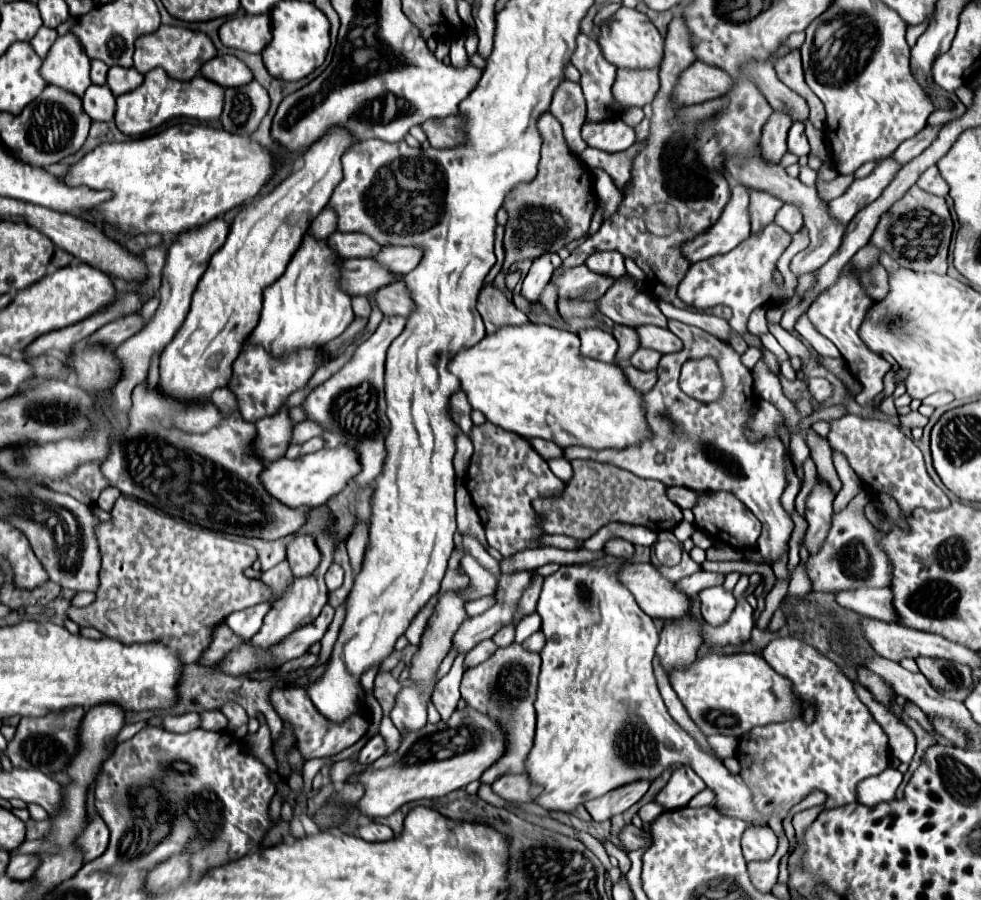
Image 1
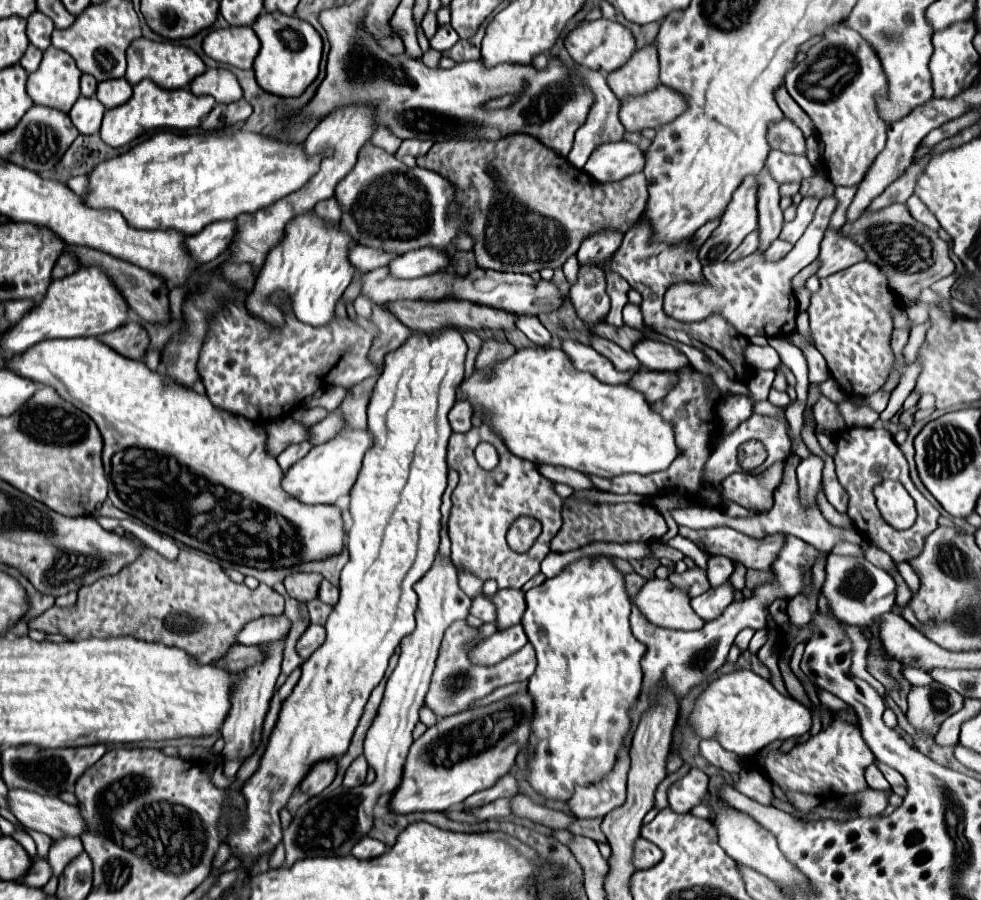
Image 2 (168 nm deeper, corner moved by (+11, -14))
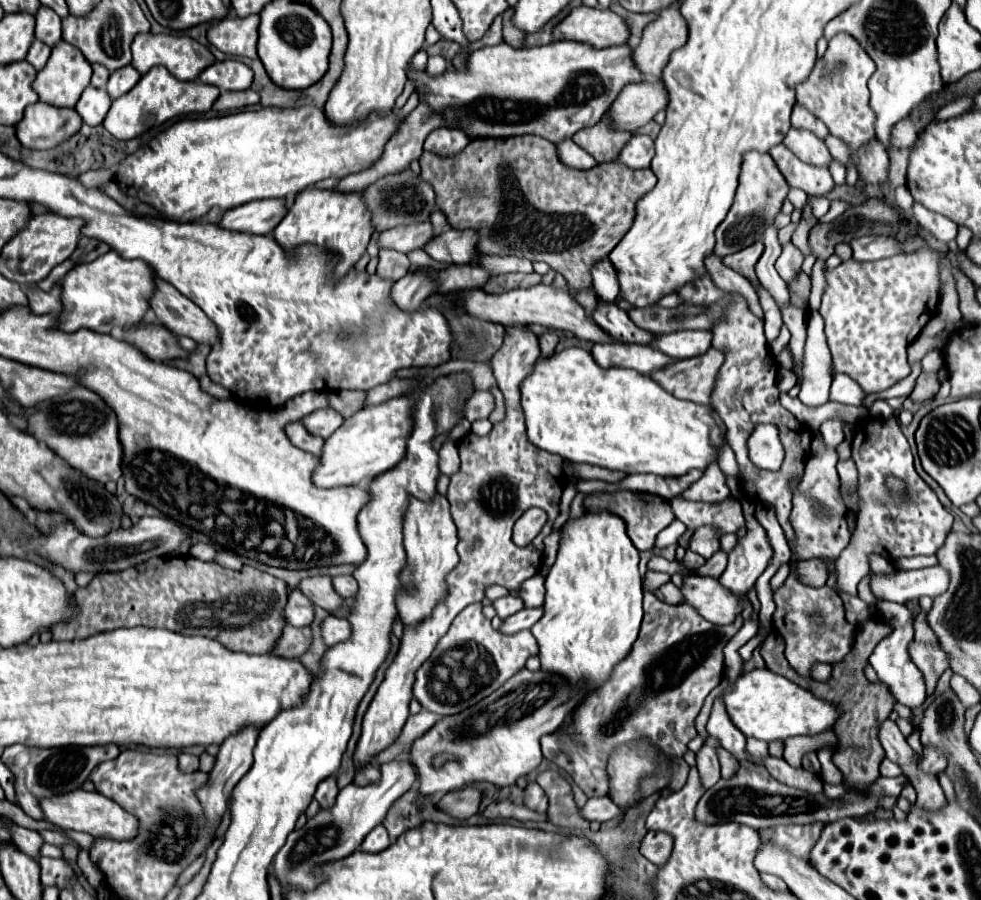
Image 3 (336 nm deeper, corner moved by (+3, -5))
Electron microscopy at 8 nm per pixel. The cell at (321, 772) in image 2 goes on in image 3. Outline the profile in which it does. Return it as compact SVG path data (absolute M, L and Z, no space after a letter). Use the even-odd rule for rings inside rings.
M335 775L323 779L319 785L317 785L317 791L315 791L315 799L319 801L321 807L331 807L331 803L335 803L335 795L339 793L339 787L337 787L337 779Z

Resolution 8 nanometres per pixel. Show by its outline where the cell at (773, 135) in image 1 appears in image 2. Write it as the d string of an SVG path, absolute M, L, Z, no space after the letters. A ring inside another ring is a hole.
M763 168L757 174L759 182L759 252L767 250L771 240L779 238L783 226L783 212L779 208L779 184Z

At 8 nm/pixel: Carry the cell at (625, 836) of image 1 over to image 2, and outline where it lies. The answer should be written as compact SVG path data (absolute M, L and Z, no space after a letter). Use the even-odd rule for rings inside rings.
M639 838L639 840L635 842L633 866L635 866L637 870L647 870L647 868L655 866L659 860L661 860L661 850L659 850L655 844L647 842L645 838Z

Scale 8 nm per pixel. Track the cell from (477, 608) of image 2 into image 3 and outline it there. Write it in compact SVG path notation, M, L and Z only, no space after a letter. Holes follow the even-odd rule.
M507 595L507 597L495 599L491 605L495 607L495 611L497 611L497 615L499 615L501 619L507 619L509 615L517 613L519 609L523 609L523 601L521 601L517 595Z

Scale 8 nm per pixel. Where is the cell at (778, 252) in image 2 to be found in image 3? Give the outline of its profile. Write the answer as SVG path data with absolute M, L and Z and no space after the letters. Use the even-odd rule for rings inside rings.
M789 241L789 243L783 245L783 253L779 255L779 259L777 259L777 263L775 263L775 269L777 269L777 273L779 273L785 281L791 281L791 279L797 275L797 271L801 269L801 263L803 263L801 251Z

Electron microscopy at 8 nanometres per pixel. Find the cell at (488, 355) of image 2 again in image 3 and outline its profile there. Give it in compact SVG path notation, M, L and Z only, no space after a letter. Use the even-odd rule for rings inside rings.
M491 387L489 391L491 391L493 397L495 397L495 411L489 415L489 421L491 421L491 423L497 423L499 419L503 419L503 395L501 395L499 387Z

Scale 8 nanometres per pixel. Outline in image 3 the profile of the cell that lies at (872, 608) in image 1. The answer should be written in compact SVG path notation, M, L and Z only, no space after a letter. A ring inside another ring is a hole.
M911 641L909 643L909 655L913 663L923 671L925 683L927 683L927 695L935 691L935 683L939 675L951 667L949 653L939 643L923 643L923 641Z

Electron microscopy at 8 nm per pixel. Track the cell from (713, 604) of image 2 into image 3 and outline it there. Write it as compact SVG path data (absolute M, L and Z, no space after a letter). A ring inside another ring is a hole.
M745 503L743 513L747 519L747 535L739 539L737 547L729 553L729 565L719 577L719 583L733 595L745 595L765 571L773 555L765 529L755 519L755 507Z

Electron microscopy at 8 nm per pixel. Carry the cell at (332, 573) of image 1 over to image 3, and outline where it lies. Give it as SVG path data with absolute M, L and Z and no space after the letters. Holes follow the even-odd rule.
M341 575L341 577L333 577L333 587L335 591L339 591L341 597L353 597L355 591L357 591L357 585L355 585L355 579L351 575Z

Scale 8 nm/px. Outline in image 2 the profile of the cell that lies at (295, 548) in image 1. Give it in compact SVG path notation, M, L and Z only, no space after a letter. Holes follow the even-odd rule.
M291 574L285 578L285 588L287 594L299 602L311 602L313 598L317 598L317 590L321 584L323 576L321 574Z

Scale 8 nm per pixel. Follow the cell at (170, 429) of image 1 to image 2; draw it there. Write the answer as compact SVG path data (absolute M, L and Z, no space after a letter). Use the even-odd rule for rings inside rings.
M97 338L43 340L5 362L7 368L19 376L55 388L61 398L95 420L105 440L103 464L109 480L109 500L153 530L189 548L213 554L219 560L257 570L291 568L305 562L327 560L343 552L345 528L341 510L335 504L299 504L283 492L281 480L285 472L265 448L267 432L263 424L221 412L205 394L197 394L193 388L181 388L181 384L167 384L167 380L149 370L145 362L119 356L119 352L107 348Z

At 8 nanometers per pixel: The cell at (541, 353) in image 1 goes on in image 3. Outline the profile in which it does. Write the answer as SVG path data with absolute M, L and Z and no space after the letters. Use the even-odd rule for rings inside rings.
M567 347L551 357L539 357L519 389L529 441L535 447L561 455L567 461L591 463L623 473L679 477L689 469L707 469L723 445L721 431L711 417L711 407L681 401L657 385L649 375L641 375L633 369L603 369L595 363L591 353L581 347Z

